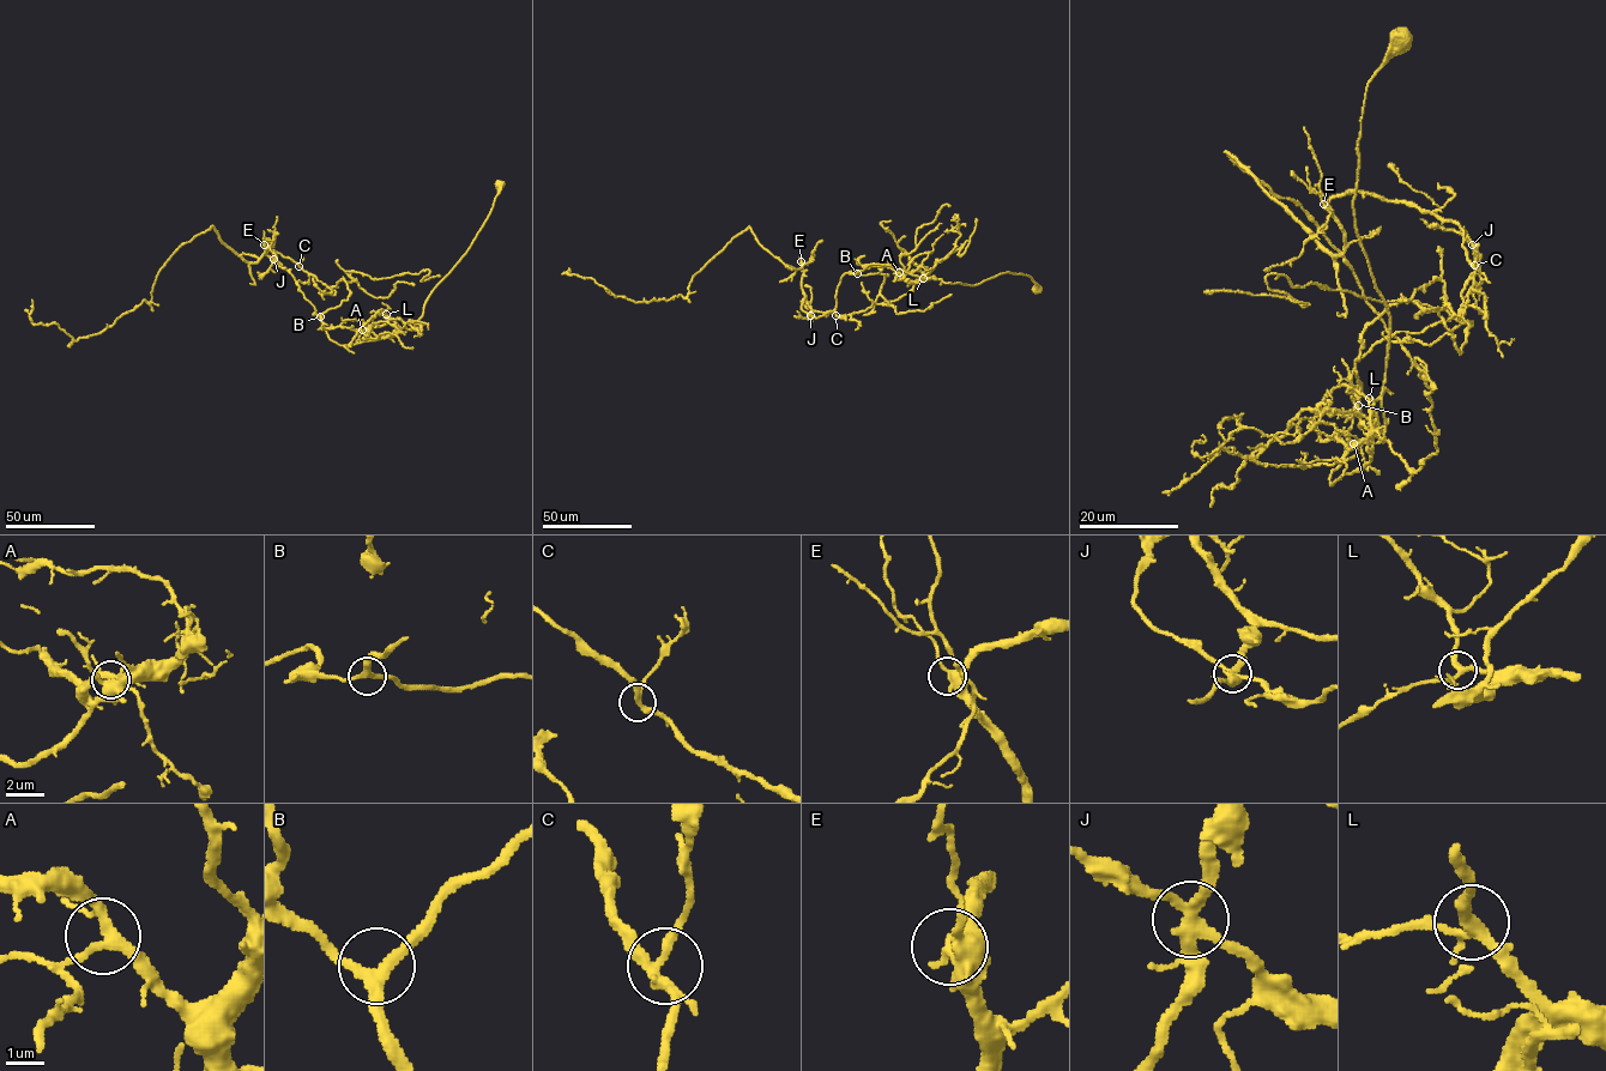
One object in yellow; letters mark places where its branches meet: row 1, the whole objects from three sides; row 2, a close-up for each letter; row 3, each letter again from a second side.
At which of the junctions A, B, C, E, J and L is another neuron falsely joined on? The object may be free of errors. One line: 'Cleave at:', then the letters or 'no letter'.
Cleave at: J

